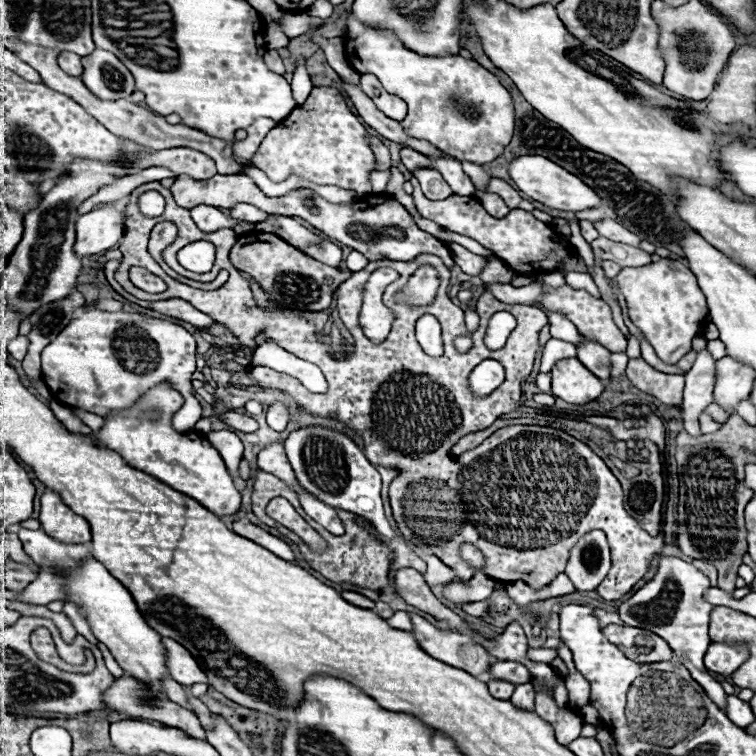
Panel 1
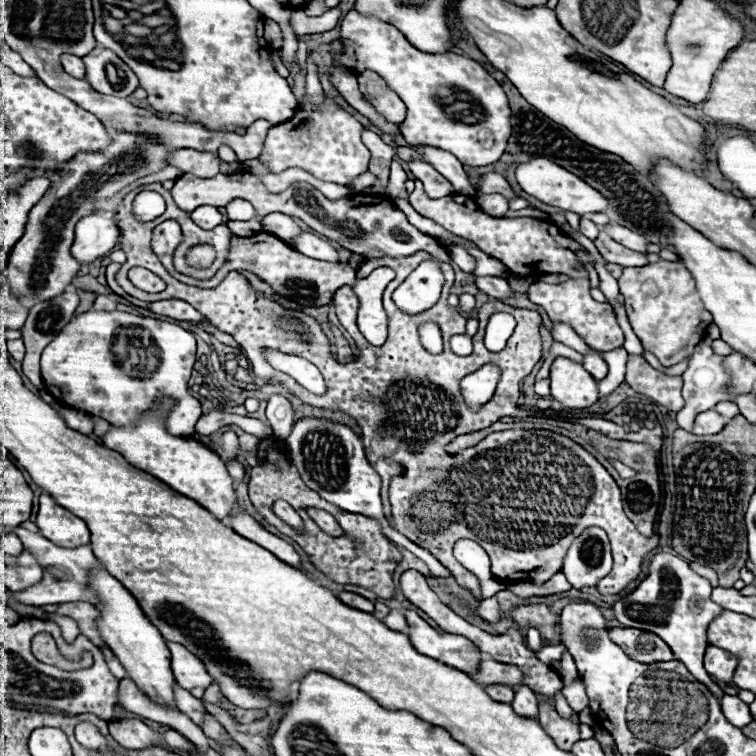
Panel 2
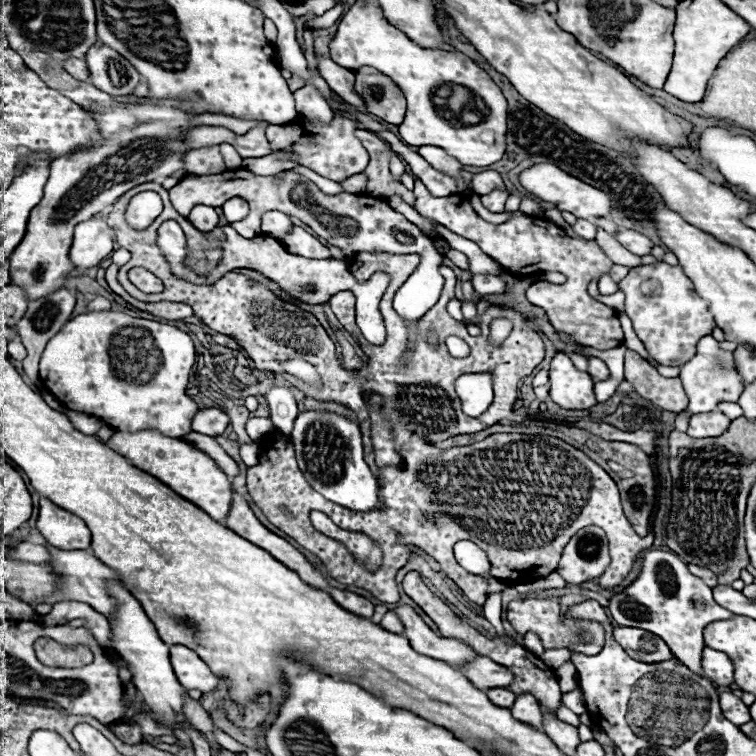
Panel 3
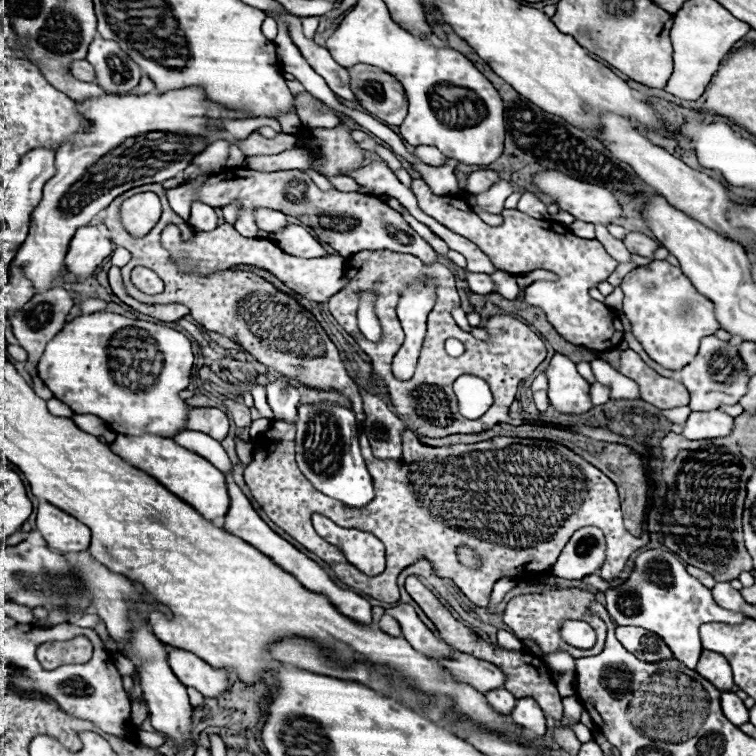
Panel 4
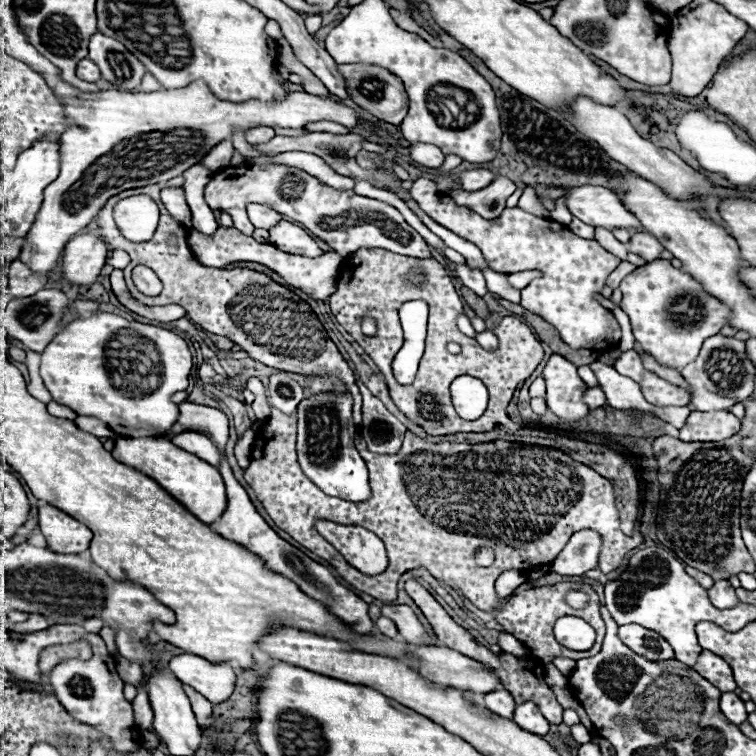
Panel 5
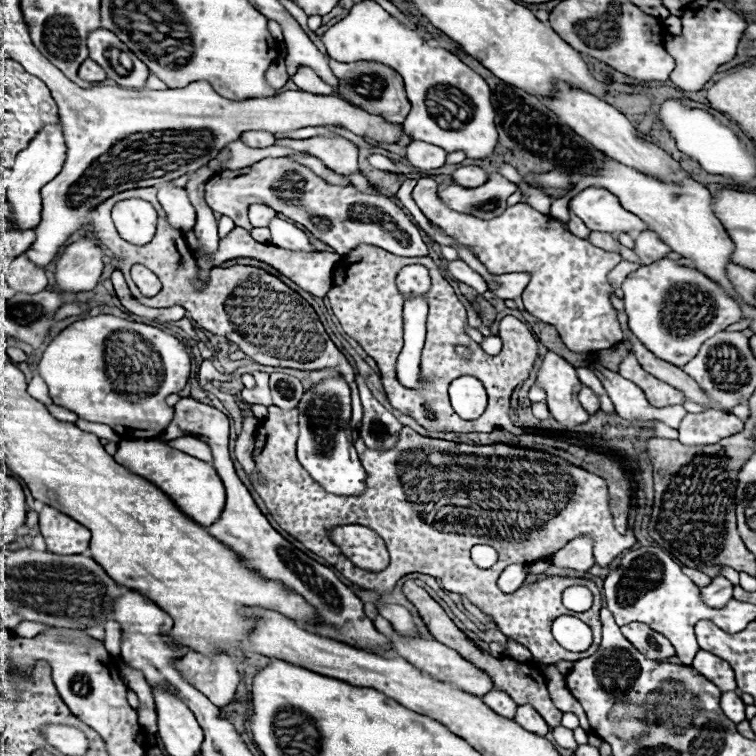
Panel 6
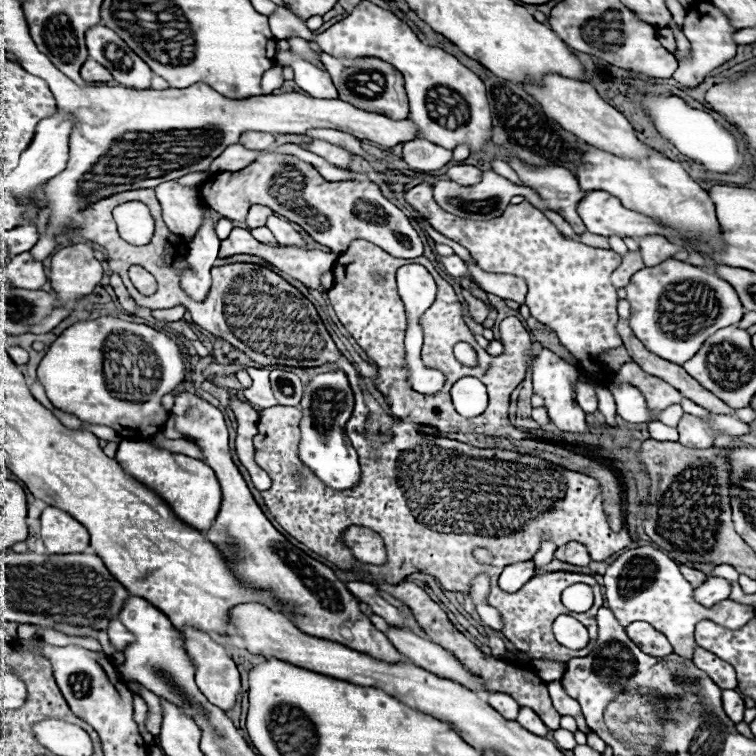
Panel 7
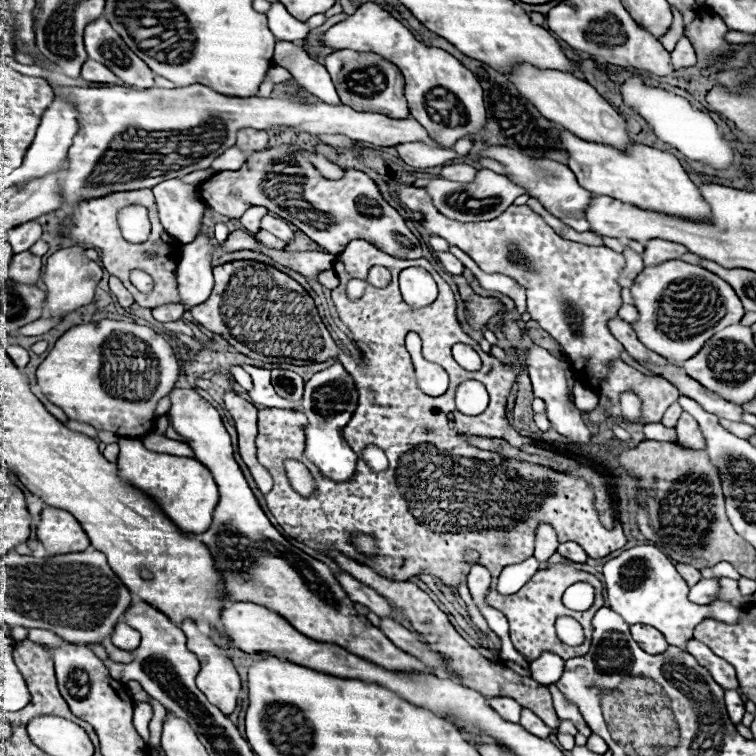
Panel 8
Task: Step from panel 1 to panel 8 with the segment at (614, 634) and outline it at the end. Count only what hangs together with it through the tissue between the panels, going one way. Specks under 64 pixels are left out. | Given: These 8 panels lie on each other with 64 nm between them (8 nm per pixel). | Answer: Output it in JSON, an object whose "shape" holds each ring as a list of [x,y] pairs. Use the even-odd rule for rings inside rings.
{"shape":[[[634,624],[634,626],[630,626],[630,632],[632,632],[632,638],[640,644],[640,648],[648,654],[662,654],[668,650],[666,638],[652,626]]]}

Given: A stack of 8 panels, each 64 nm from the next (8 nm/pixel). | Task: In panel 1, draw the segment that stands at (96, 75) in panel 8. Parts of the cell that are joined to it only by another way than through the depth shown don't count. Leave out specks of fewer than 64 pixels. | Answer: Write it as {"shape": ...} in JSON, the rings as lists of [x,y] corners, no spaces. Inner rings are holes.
{"shape":[[[60,52],[58,54],[58,64],[64,72],[68,72],[70,76],[82,76],[82,64],[80,64],[80,56],[72,54],[72,52]]]}

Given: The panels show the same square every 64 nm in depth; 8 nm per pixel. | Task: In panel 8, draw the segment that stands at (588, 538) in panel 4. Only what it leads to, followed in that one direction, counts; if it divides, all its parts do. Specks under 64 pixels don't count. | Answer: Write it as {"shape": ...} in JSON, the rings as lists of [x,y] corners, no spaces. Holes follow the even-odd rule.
{"shape":[[[564,542],[558,546],[558,554],[572,560],[572,562],[578,562],[578,564],[584,564],[588,560],[588,554],[582,550],[580,544],[576,542]]]}

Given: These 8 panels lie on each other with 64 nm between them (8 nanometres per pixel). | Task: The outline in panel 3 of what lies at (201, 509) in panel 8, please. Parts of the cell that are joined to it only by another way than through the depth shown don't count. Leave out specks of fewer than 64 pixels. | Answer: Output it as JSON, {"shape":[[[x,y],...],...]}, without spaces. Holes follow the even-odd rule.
{"shape":[[[146,428],[134,434],[112,434],[106,442],[108,448],[128,458],[136,468],[152,474],[166,486],[170,486],[174,492],[178,492],[182,498],[190,500],[204,512],[208,512],[214,520],[224,520],[230,512],[232,504],[232,482],[228,476],[218,468],[218,464],[204,454],[202,450],[194,448],[192,444],[180,440],[180,438],[168,438],[160,434],[158,430]]]}

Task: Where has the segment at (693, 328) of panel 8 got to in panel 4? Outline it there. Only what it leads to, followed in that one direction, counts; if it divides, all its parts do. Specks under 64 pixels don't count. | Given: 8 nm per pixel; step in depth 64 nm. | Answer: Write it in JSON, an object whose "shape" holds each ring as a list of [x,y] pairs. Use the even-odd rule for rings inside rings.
{"shape":[[[654,260],[648,266],[634,268],[624,276],[620,288],[624,290],[624,314],[632,324],[636,340],[644,346],[646,354],[664,368],[684,368],[684,364],[694,360],[700,340],[720,328],[712,302],[700,296],[682,270],[670,266],[666,260]]]}

